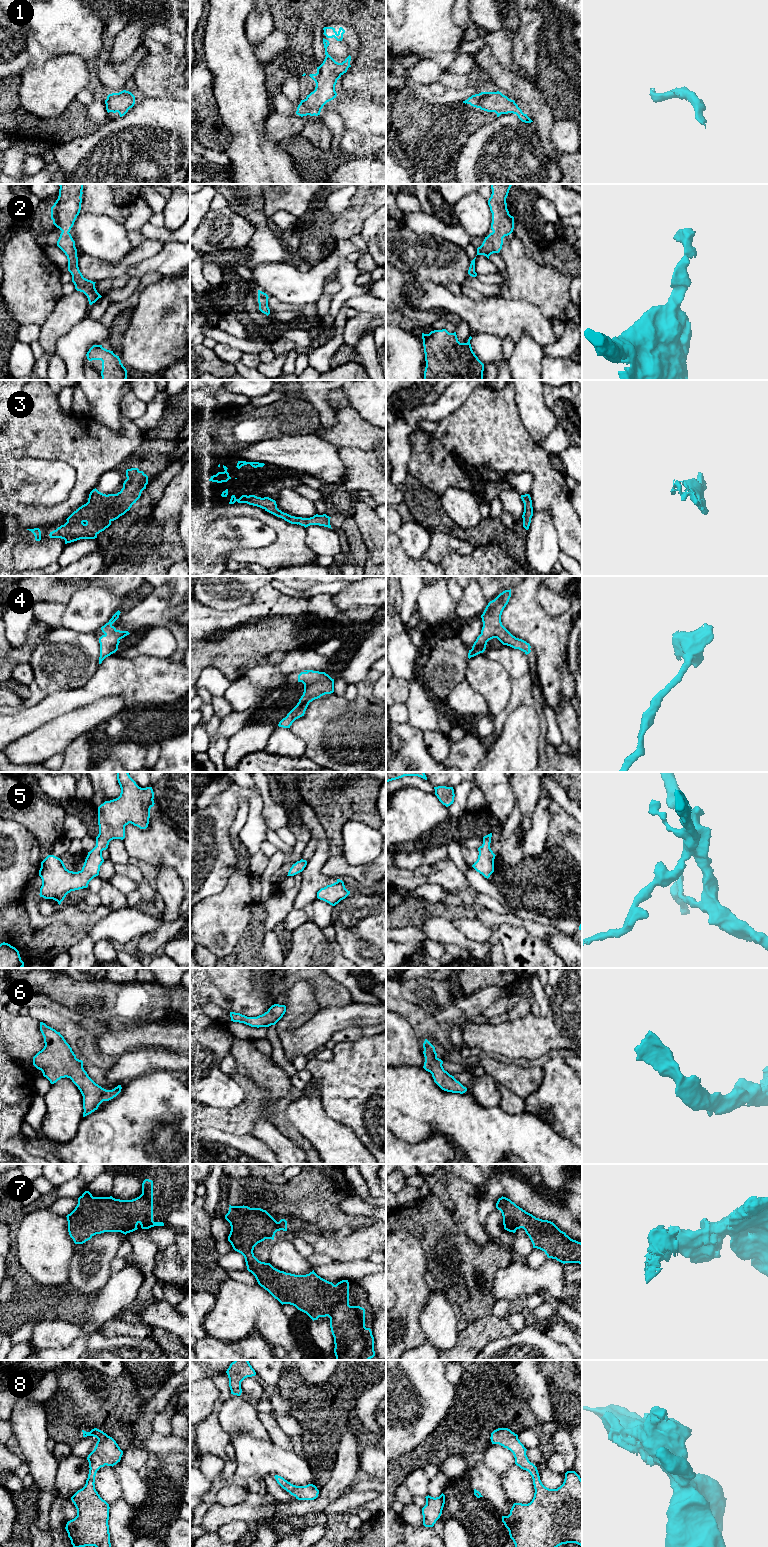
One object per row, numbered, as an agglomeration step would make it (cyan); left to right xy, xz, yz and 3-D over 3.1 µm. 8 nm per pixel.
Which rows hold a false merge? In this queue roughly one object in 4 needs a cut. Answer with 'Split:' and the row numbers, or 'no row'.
Split: no row

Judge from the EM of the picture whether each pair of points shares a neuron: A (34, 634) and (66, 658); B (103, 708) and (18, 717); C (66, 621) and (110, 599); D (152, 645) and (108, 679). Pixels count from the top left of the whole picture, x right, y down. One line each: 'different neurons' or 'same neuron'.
A: different neurons
B: different neurons
C: same neuron
D: different neurons

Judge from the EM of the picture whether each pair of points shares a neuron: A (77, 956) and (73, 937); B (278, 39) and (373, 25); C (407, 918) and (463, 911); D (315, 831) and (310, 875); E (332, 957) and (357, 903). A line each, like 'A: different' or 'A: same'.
A: different
B: different
C: same
D: same
E: different

